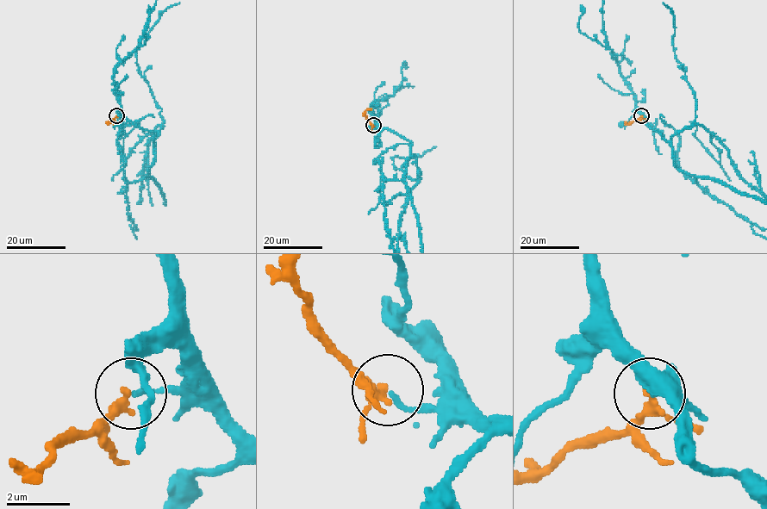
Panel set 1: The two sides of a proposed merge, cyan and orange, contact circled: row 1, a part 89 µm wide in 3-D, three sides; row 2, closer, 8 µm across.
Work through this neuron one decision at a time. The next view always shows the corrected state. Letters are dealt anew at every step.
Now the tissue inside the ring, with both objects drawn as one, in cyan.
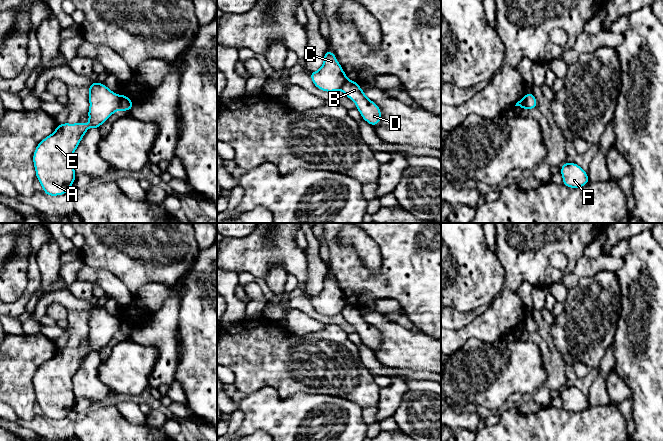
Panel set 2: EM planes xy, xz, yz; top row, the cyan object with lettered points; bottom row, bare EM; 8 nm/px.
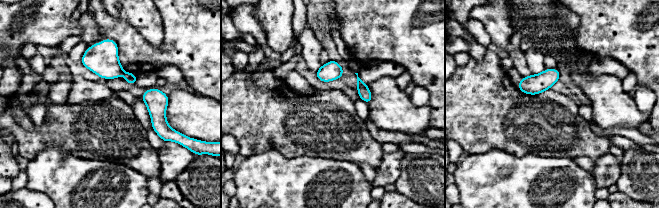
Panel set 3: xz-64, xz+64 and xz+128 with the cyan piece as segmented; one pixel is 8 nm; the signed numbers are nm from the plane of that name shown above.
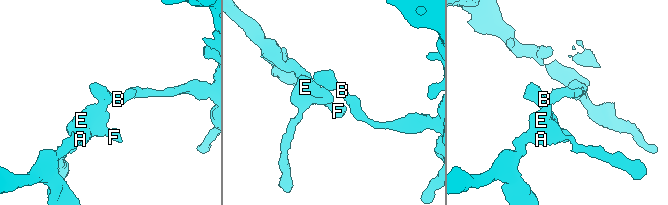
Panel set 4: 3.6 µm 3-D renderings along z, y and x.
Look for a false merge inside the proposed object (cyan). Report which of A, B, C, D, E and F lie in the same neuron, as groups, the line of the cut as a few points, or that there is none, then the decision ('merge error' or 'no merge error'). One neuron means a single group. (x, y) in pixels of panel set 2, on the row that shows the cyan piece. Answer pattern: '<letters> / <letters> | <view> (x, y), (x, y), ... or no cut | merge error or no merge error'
A C E F / B D | xy (119, 96), (121, 109) | merge error

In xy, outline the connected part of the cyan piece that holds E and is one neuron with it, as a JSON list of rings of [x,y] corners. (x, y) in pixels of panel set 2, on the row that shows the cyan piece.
[[[93,82],[89,86],[89,123],[63,123],[36,147],[33,163],[36,178],[48,196],[63,195],[75,181],[73,153],[86,131],[100,125],[116,111],[121,110],[120,96],[105,84]]]

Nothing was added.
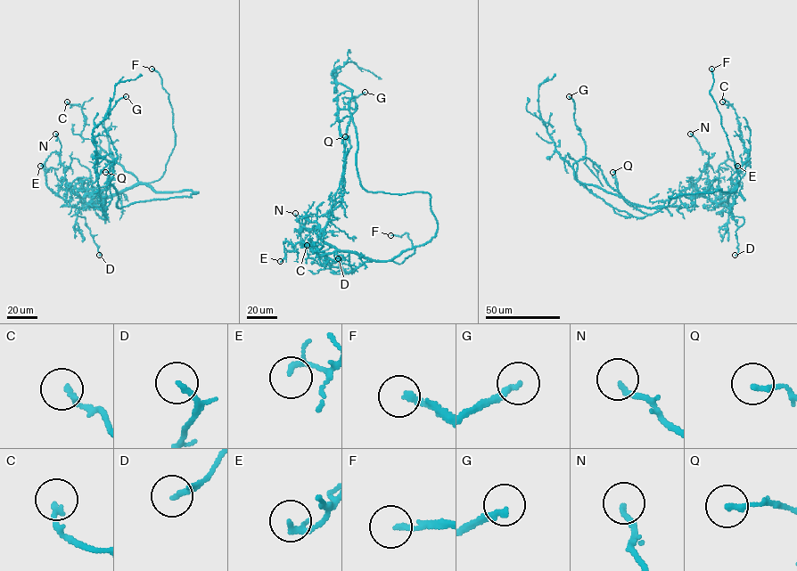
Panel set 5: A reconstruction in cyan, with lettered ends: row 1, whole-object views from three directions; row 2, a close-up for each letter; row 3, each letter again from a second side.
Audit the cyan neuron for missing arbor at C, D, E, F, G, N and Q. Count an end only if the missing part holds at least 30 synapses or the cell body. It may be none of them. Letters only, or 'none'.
F, G

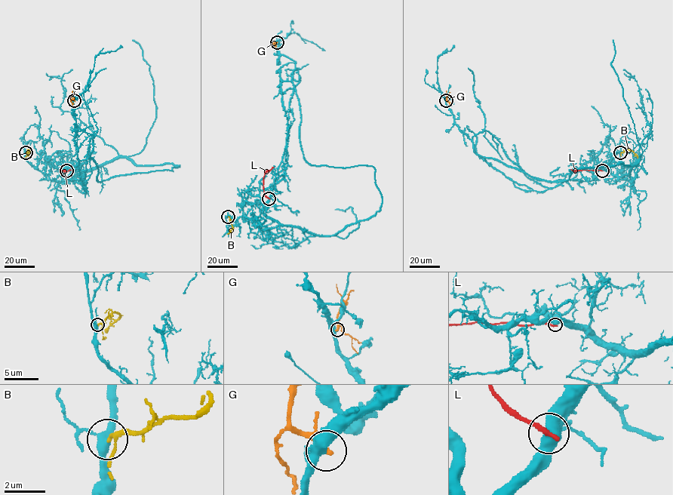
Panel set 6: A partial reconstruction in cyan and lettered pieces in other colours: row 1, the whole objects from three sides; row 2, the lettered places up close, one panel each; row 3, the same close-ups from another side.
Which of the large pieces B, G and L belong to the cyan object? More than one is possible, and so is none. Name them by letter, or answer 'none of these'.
B

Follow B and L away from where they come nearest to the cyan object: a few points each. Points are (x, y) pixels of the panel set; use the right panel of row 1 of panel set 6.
B: (620, 152), (632, 150), (637, 157)
L: (602, 170), (571, 170)

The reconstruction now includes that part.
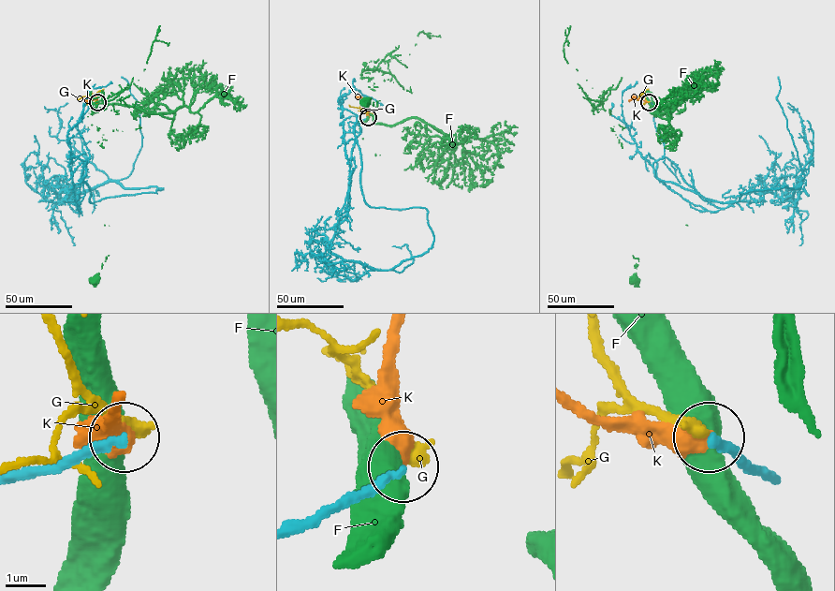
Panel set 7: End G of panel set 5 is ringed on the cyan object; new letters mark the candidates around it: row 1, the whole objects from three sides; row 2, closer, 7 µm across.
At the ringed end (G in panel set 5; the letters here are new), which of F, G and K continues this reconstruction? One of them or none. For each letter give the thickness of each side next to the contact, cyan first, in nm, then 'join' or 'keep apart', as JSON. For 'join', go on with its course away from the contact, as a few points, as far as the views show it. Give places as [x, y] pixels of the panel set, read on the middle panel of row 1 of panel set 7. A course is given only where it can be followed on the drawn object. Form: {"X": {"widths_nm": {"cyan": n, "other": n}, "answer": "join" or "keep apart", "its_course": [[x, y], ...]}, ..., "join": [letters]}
{"F": {"widths_nm": {"cyan": 280, "other": 600}, "answer": "keep apart"}, "G": {"widths_nm": {"cyan": 240, "other": 400}, "answer": "keep apart"}, "K": {"widths_nm": {"cyan": 240, "other": 460}, "answer": "join", "its_course": [[368, 117], [368, 103], [356, 96]]}, "join": ["K"]}

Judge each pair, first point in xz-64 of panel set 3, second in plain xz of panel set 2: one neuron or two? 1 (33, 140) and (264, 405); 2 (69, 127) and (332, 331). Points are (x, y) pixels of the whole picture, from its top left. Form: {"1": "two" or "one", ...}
{"1": "two", "2": "one"}

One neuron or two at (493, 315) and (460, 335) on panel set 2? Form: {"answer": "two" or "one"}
{"answer": "one"}

